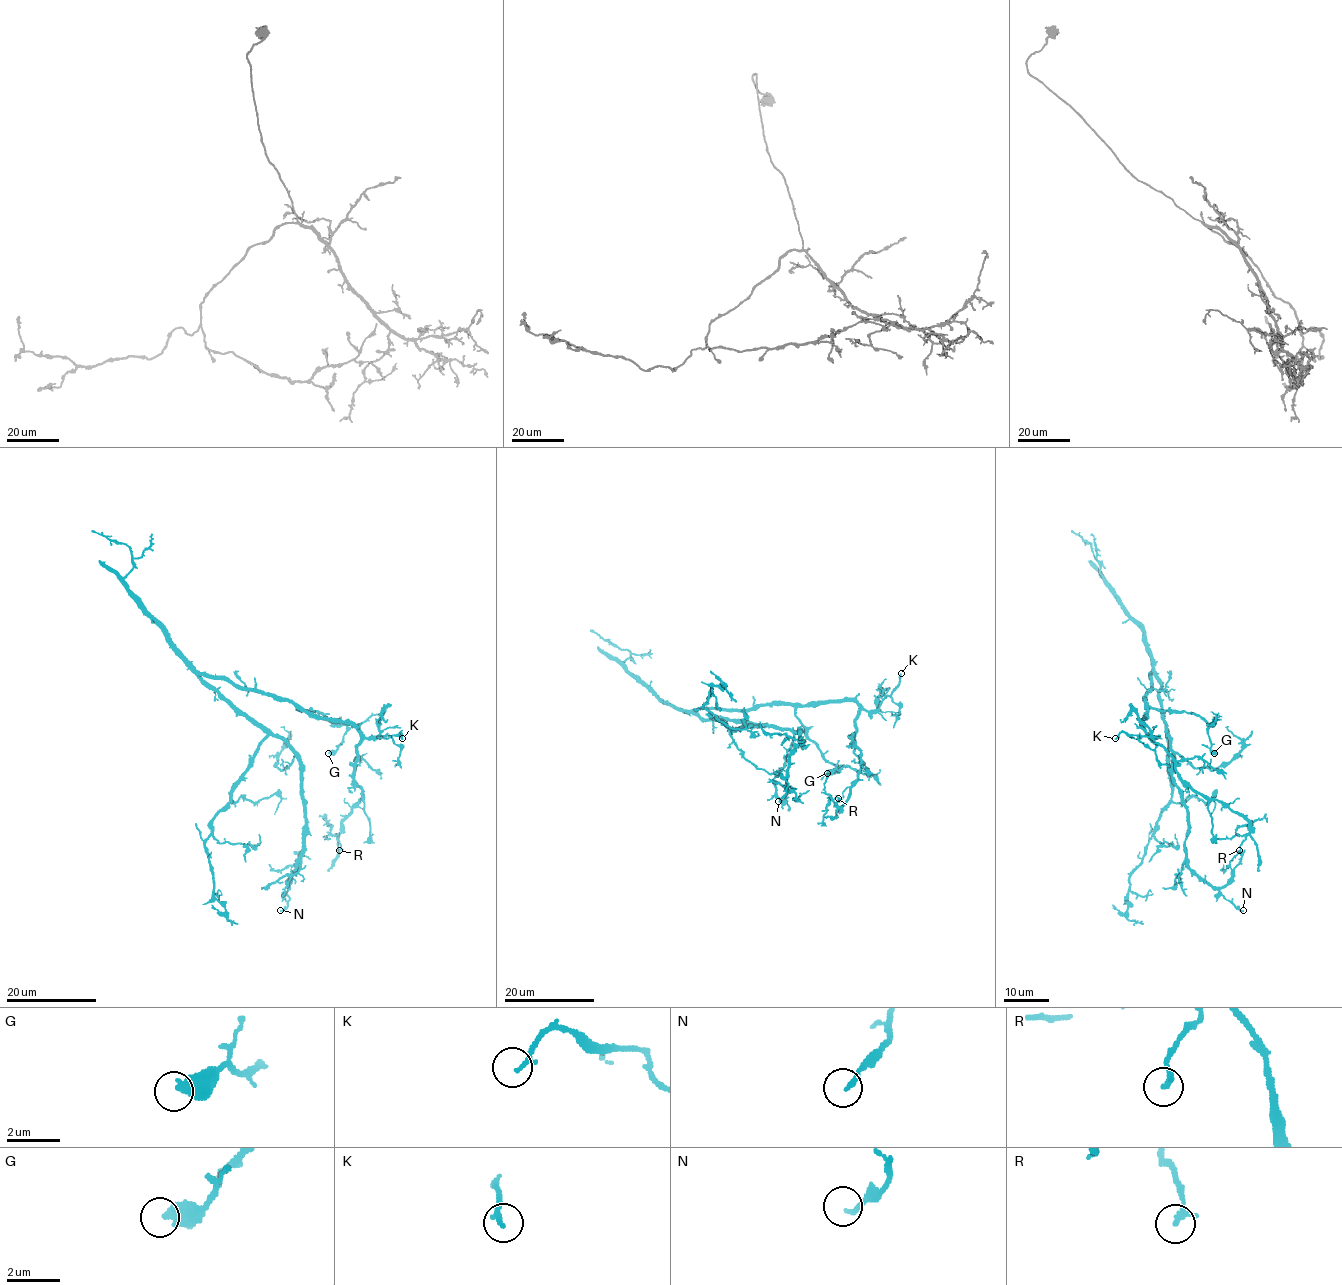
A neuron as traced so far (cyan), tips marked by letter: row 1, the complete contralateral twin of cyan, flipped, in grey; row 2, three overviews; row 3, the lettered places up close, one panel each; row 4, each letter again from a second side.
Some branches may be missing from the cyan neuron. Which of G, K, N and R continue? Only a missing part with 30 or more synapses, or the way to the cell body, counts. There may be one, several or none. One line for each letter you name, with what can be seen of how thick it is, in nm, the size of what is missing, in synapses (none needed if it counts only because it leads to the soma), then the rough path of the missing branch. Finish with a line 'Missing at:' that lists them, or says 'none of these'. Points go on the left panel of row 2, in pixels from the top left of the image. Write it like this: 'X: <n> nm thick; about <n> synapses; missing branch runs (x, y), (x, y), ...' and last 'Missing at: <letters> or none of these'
Missing at: none of these

